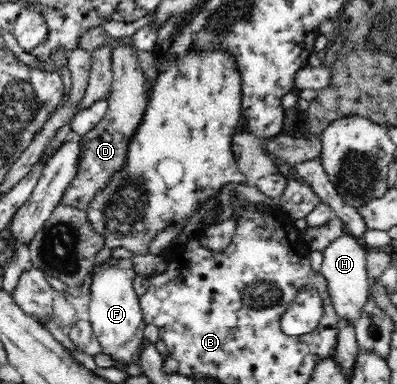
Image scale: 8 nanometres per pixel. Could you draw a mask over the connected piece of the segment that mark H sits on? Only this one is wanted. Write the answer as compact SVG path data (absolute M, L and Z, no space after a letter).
M348 233L334 239L326 249L322 250L323 262L320 272L327 280L327 288L333 306L339 319L347 319L354 324L362 317L364 305L368 301L370 283L365 258L367 252L368 248L362 244L361 240L348 235Z

